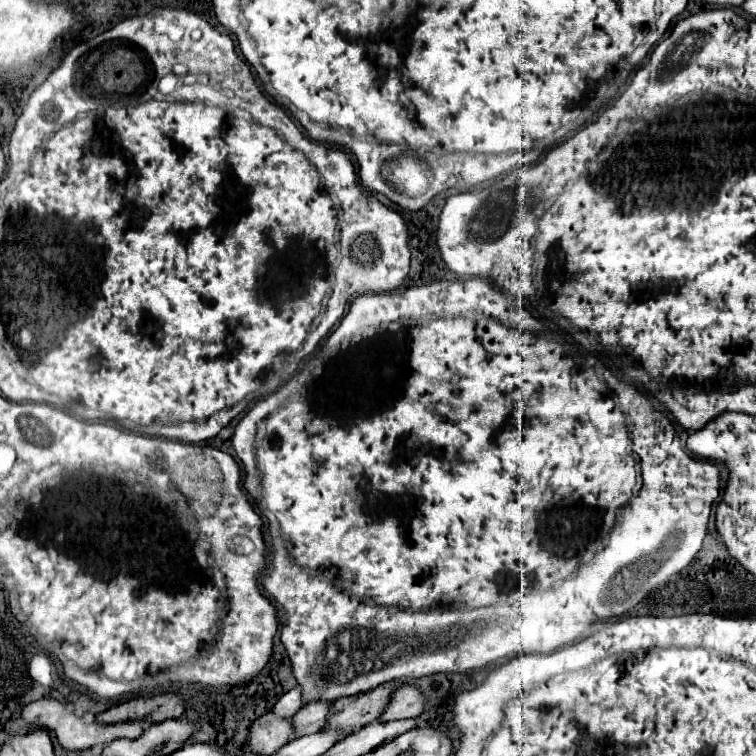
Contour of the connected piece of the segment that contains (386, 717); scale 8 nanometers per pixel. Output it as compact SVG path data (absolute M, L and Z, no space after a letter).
M400 684L392 696L390 702L386 704L384 712L380 714L380 722L390 722L390 720L404 720L404 718L416 718L426 706L426 698L422 692L414 686Z

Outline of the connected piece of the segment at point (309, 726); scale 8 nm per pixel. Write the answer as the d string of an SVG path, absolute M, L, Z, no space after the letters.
M312 702L312 704L306 704L302 712L296 712L296 716L290 718L292 726L296 728L296 736L320 732L328 716L328 706L330 706L328 702Z

